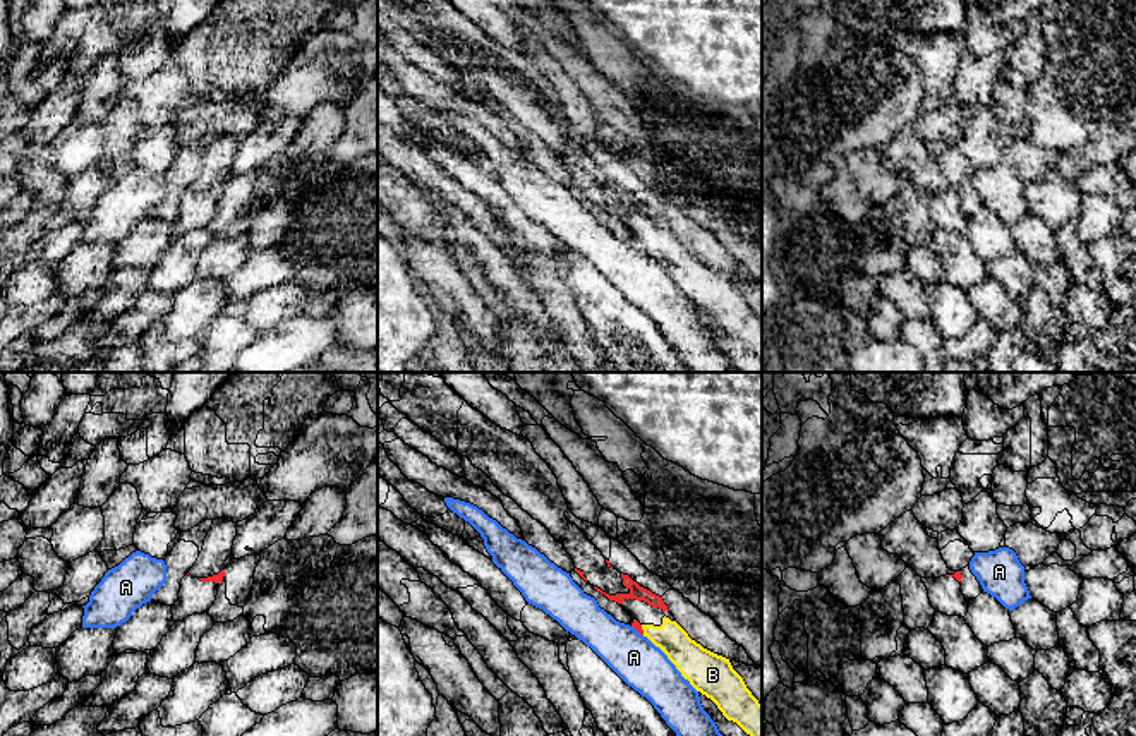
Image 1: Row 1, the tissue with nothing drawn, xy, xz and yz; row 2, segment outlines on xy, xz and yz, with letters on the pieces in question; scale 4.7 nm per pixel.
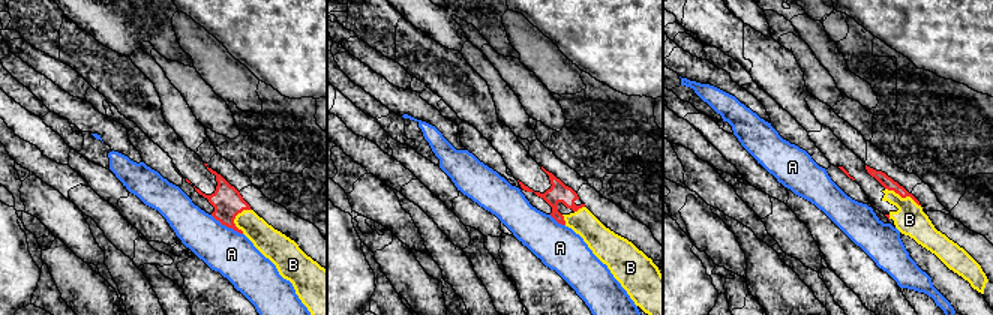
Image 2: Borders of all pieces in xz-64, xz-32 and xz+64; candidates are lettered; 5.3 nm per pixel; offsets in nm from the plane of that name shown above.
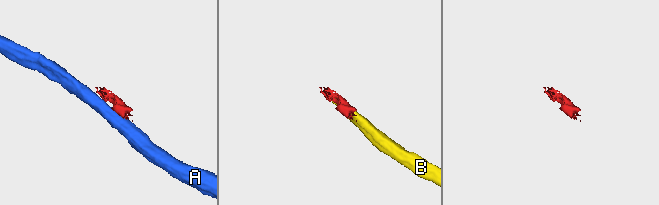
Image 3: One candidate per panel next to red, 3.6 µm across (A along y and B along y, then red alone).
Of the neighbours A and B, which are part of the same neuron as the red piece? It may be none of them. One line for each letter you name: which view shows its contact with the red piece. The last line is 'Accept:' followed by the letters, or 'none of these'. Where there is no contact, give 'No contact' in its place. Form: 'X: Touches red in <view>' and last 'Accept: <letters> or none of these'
B: Touches red in xz
Accept: B

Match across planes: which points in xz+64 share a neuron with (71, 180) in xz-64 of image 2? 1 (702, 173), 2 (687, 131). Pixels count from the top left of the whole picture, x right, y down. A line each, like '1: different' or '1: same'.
1: different
2: same

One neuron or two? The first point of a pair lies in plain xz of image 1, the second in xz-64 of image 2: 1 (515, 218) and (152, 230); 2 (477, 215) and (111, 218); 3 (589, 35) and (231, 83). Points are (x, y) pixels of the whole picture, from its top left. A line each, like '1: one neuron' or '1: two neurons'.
1: one neuron
2: one neuron
3: one neuron

